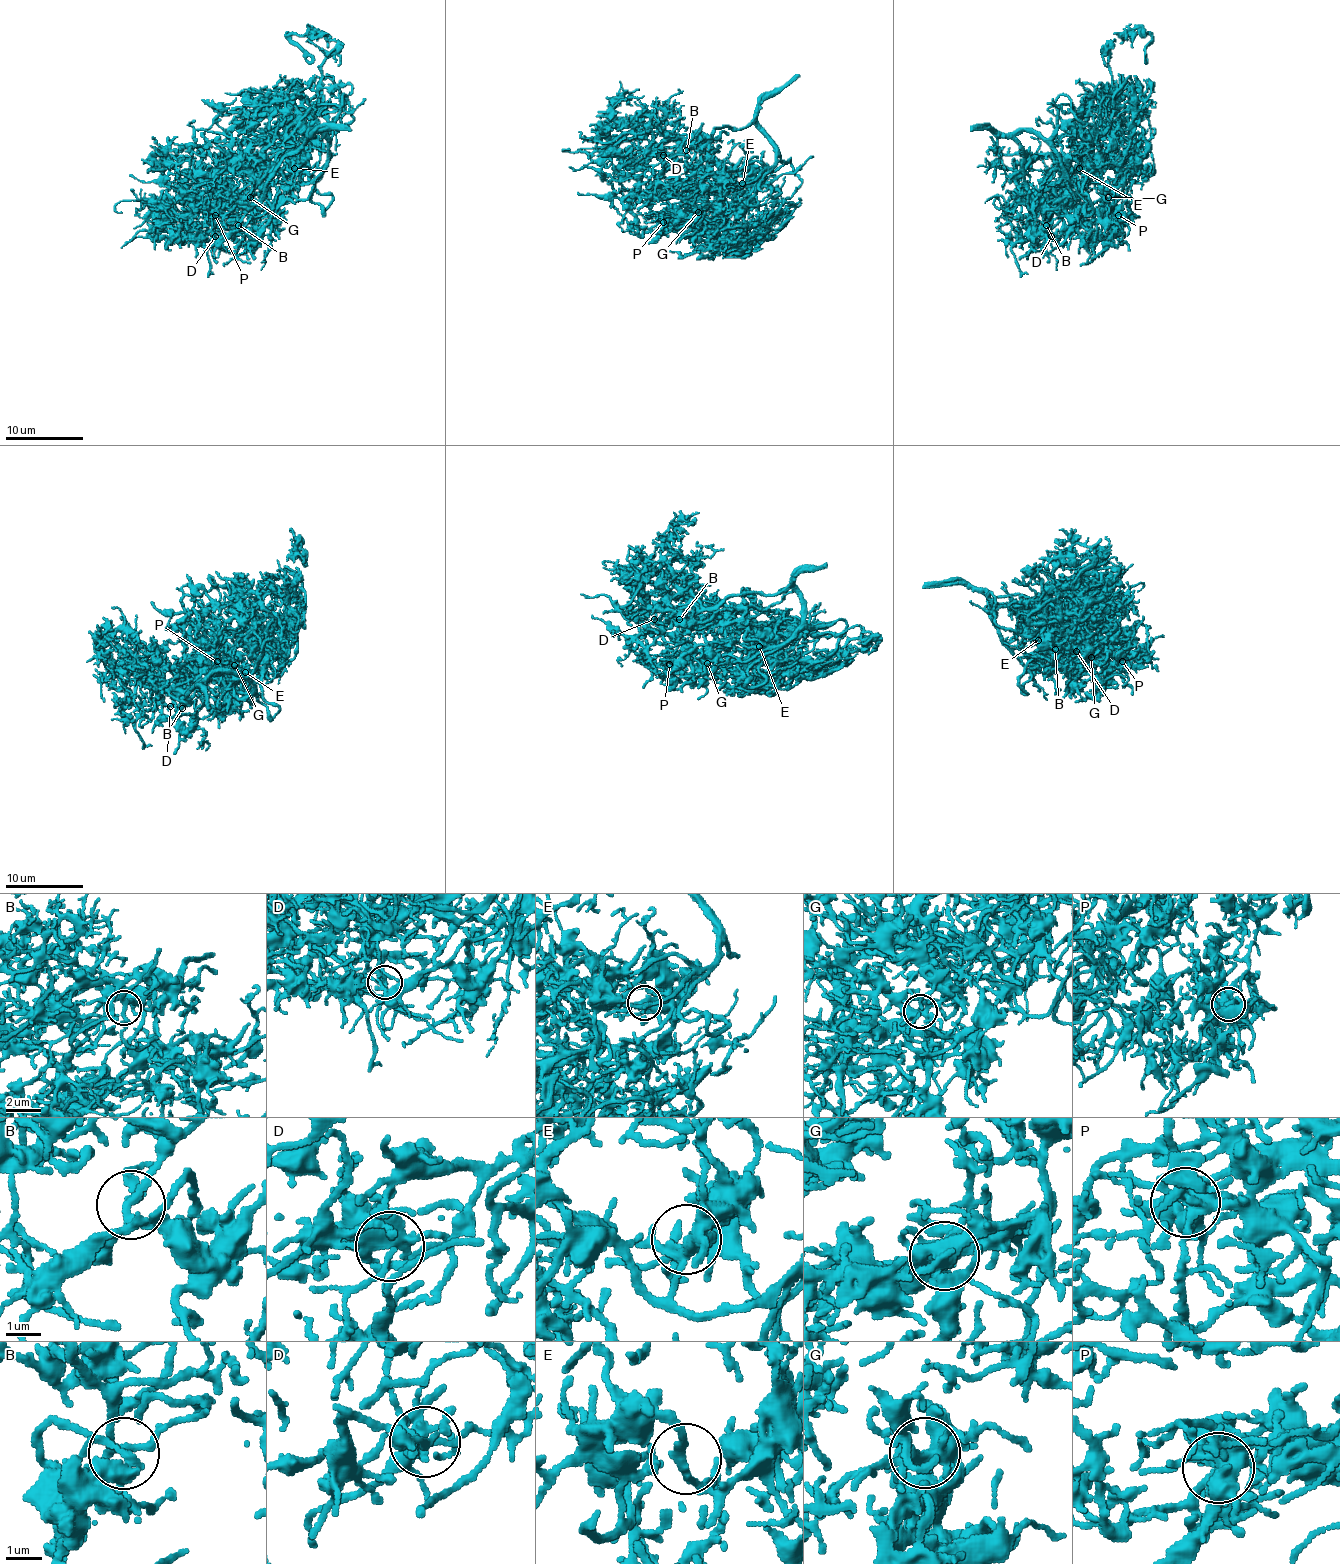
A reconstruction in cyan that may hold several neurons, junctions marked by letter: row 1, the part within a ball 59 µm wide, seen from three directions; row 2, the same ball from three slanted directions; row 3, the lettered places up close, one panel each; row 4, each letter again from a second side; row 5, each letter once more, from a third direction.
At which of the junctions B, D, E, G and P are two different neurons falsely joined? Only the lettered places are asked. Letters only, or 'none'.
none

